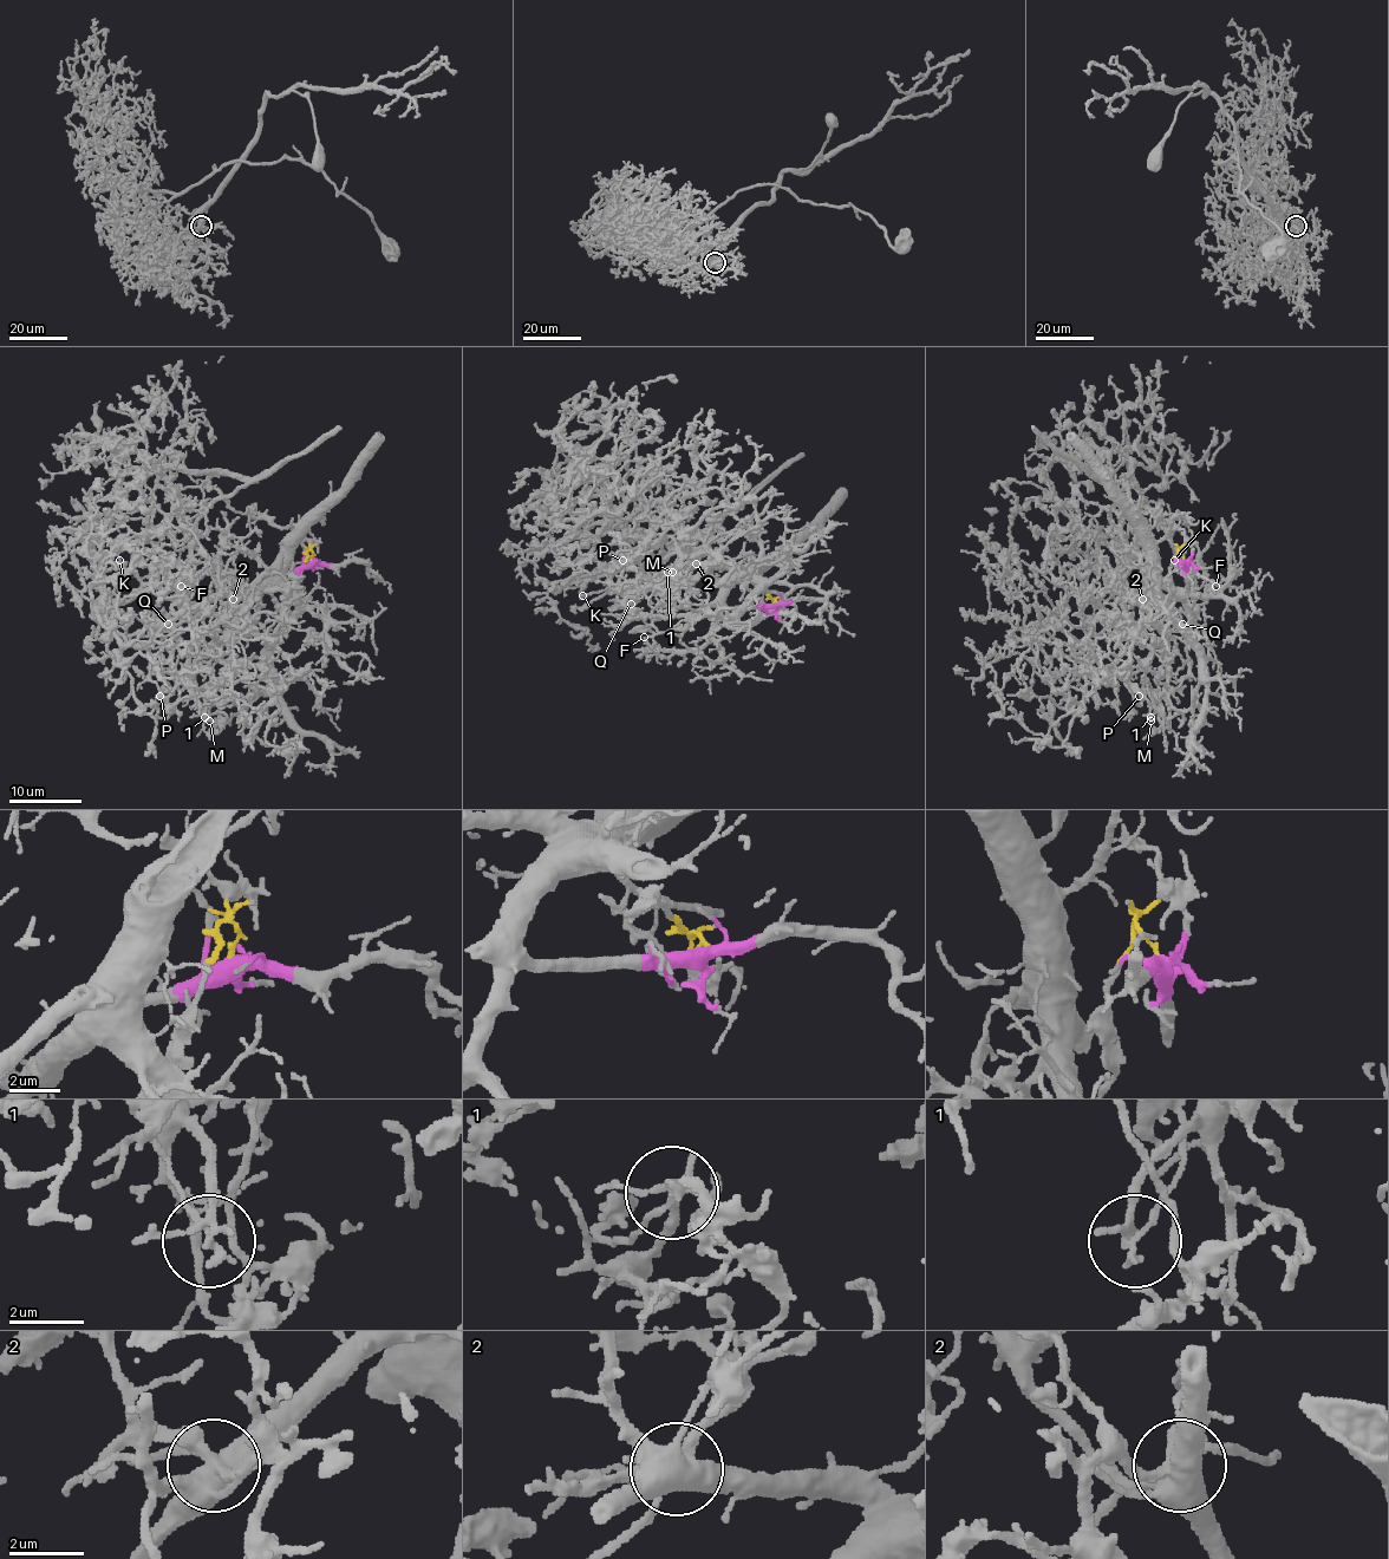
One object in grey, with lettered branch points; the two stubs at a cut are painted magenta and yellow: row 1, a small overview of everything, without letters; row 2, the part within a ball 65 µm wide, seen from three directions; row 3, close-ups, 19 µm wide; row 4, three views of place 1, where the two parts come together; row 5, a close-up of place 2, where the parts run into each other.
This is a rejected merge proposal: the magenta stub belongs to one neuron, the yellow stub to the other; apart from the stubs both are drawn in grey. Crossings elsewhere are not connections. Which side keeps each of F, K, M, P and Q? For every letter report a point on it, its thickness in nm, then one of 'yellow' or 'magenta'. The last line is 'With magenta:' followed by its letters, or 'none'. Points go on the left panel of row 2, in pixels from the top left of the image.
F: at (181, 586); 180 nm thick; magenta
K: at (119, 560); 150 nm thick; yellow
M: at (209, 721); 200 nm thick; yellow
P: at (160, 696); 190 nm thick; yellow
Q: at (168, 624); 130 nm thick; yellow
With magenta: F

